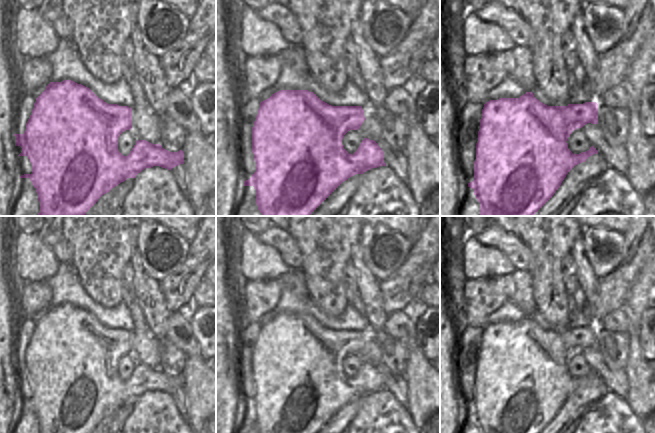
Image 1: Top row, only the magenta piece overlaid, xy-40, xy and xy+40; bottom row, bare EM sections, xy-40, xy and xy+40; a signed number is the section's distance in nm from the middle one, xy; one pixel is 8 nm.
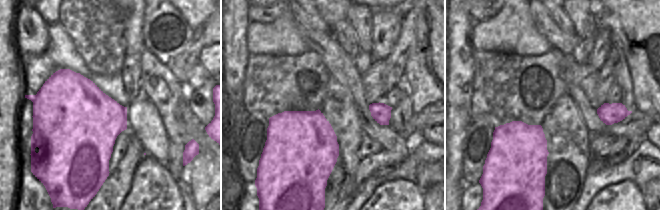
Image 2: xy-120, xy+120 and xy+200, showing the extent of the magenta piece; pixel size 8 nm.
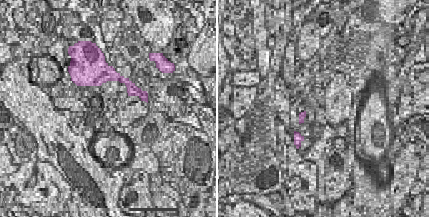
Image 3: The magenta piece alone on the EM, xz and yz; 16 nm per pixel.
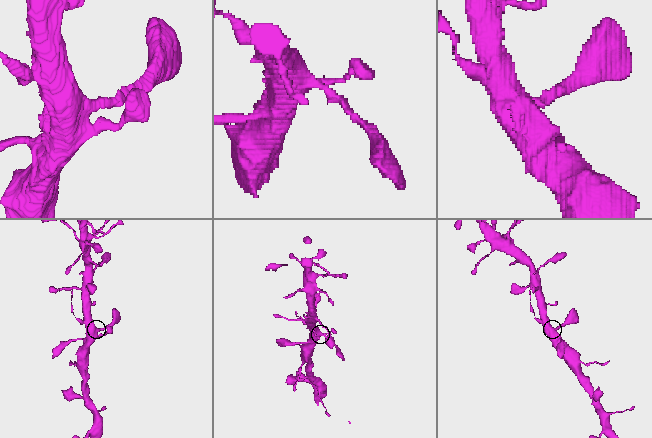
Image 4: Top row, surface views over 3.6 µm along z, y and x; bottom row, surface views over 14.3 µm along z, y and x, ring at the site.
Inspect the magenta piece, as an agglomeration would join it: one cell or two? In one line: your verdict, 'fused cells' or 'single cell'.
single cell

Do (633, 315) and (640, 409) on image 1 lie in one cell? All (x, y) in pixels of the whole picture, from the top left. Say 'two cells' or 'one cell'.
one cell

